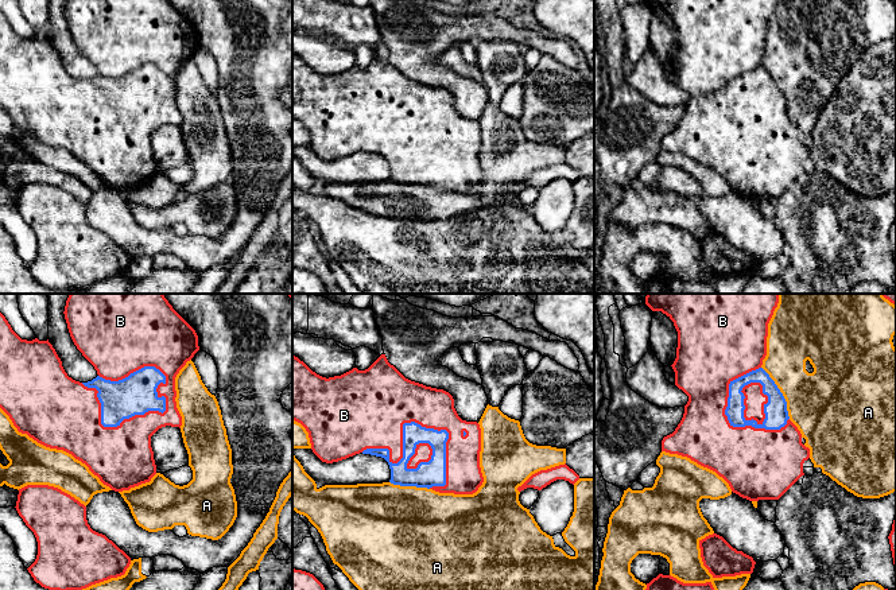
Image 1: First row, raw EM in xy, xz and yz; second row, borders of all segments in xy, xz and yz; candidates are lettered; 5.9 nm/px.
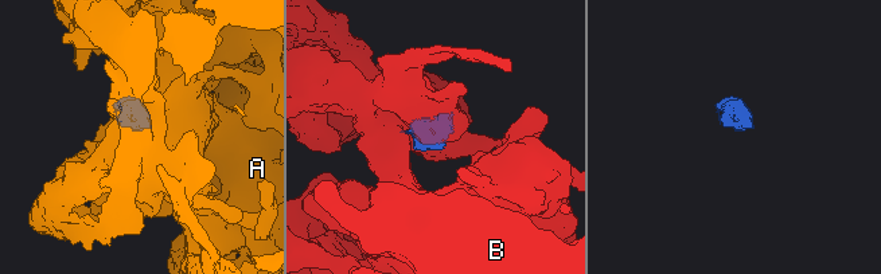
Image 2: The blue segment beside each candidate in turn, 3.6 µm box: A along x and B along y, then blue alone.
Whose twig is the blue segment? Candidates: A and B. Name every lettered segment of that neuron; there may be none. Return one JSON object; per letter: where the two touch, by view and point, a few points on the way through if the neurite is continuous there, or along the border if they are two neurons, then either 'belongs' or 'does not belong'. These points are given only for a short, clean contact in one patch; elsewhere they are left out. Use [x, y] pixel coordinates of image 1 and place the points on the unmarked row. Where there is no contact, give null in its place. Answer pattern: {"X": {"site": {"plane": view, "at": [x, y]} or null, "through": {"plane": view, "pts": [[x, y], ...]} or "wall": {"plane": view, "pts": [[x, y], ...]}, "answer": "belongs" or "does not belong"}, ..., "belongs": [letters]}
{"A": {"site": {"plane": "yz", "at": [780, 90]}, "answer": "does not belong"}, "B": {"site": {"plane": "xy", "at": [109, 124]}, "answer": "belongs"}, "belongs": ["B"]}

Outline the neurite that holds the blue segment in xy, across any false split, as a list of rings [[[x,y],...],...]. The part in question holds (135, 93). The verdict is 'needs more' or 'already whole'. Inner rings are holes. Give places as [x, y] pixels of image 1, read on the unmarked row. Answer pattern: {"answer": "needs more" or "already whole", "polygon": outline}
{"answer": "needs more", "polygon": [[[66,0],[63,12],[74,43],[98,74],[88,81],[73,78],[49,38],[22,38],[0,11],[0,106],[19,131],[71,152],[115,190],[150,181],[156,172],[151,135],[162,125],[182,124],[175,75],[199,48],[195,28],[168,0]]]}

